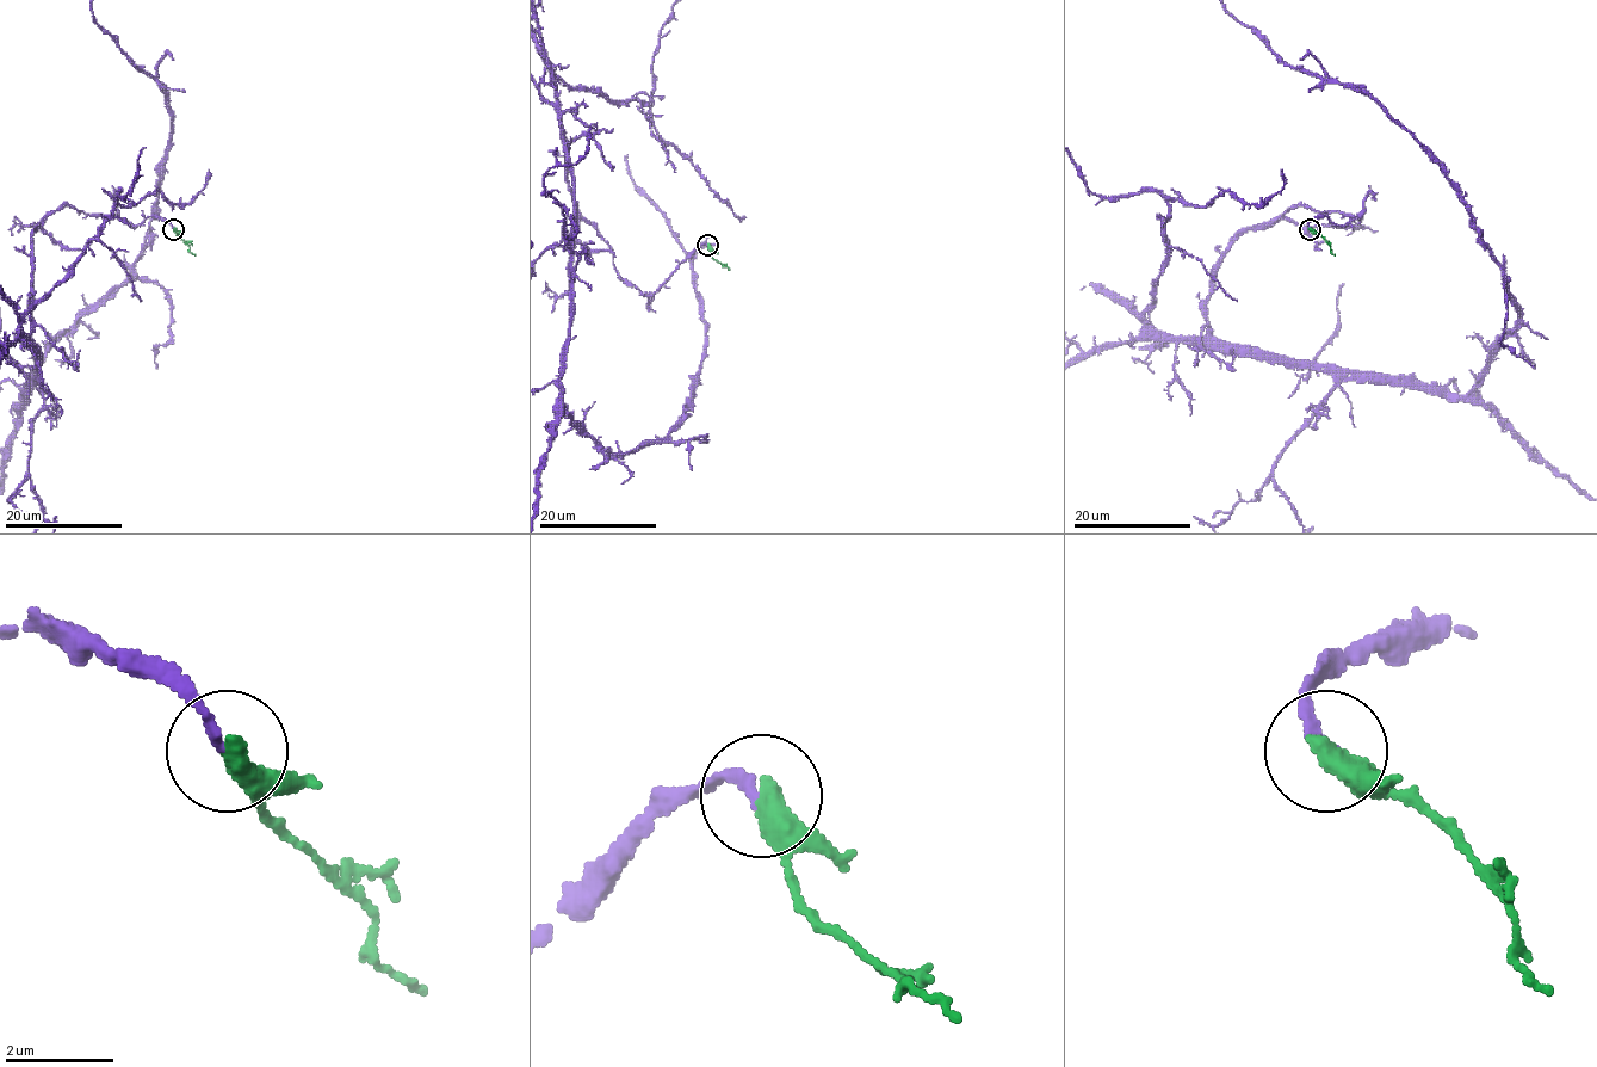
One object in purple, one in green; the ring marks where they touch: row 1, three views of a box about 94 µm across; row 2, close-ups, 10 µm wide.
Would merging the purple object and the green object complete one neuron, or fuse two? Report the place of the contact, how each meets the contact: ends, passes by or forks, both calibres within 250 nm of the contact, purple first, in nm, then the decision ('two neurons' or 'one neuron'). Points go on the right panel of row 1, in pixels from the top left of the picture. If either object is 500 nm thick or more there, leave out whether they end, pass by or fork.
at (1310, 229); purple ends there; green ends there; 140 nm thick on the purple side, 480 nm on the other; one neuron

